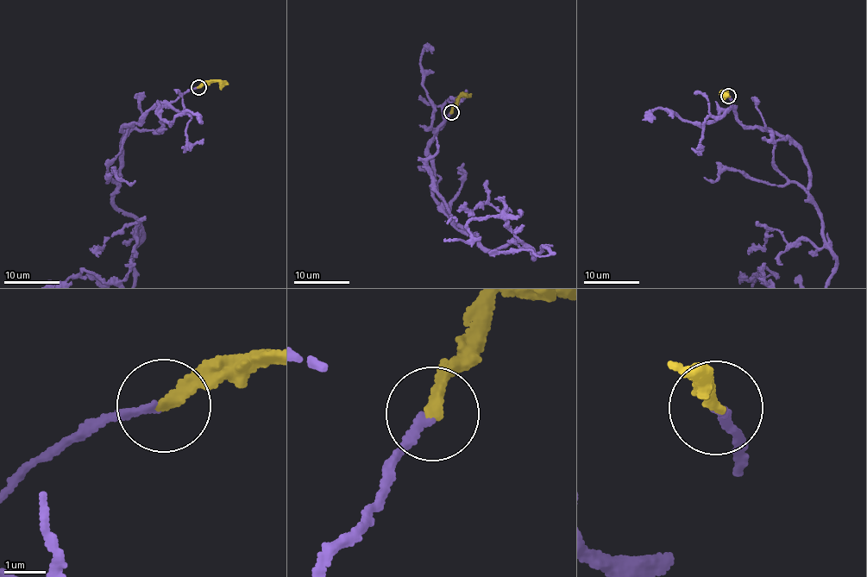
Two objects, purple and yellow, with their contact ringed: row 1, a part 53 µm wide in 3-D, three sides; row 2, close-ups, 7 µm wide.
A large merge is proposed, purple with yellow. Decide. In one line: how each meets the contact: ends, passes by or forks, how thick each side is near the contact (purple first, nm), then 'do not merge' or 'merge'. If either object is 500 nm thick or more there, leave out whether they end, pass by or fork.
purple ends; yellow ends; calibres 170 and 240 nm; merge

